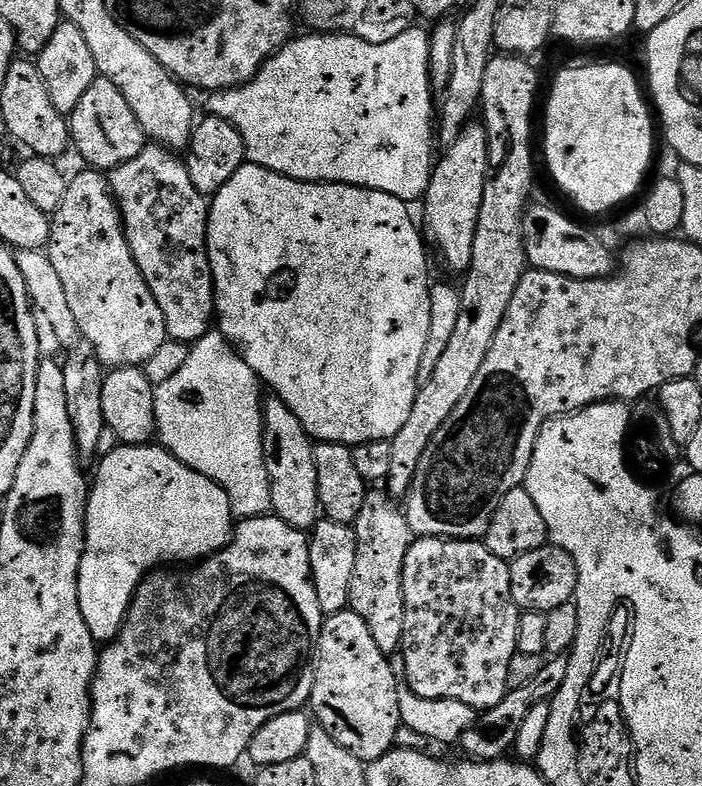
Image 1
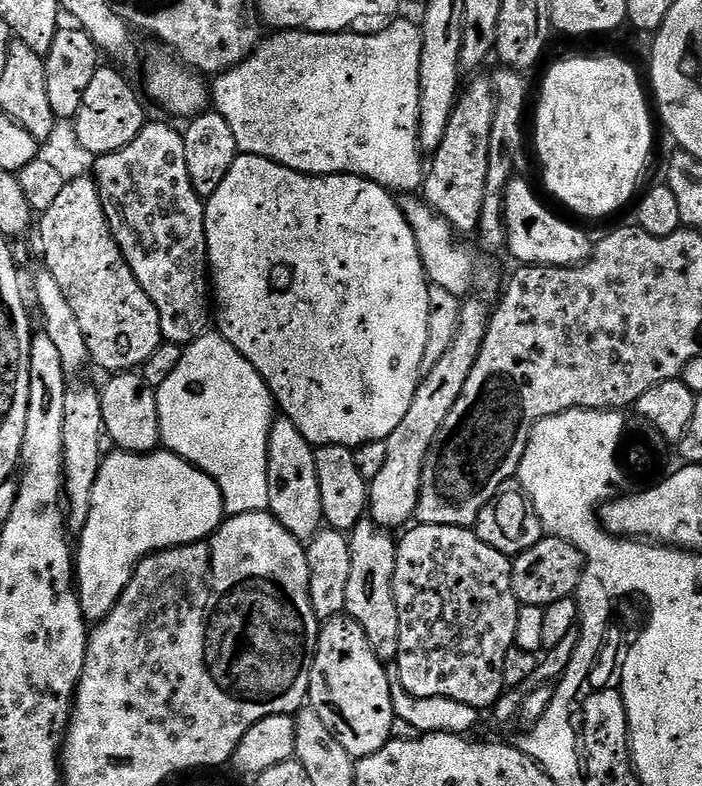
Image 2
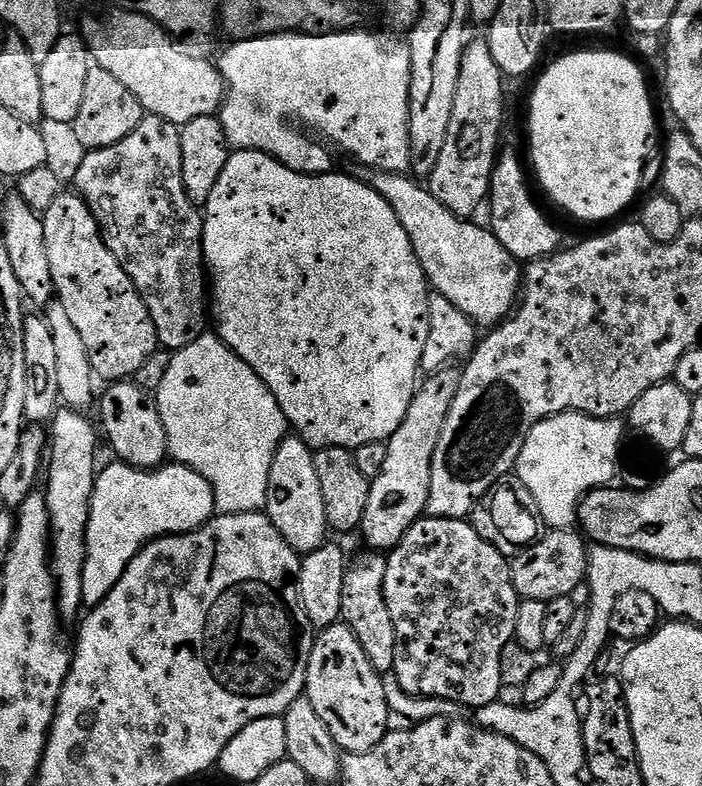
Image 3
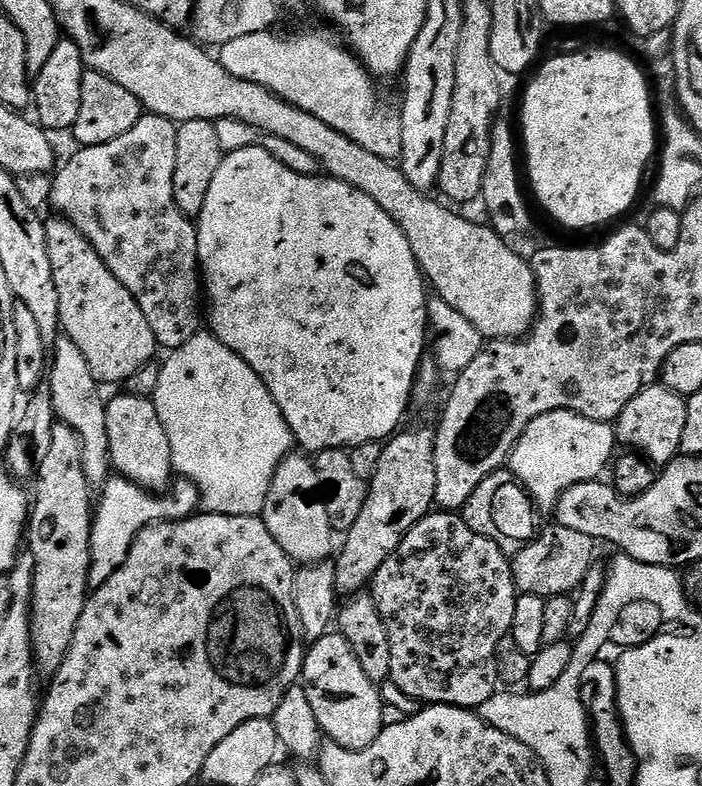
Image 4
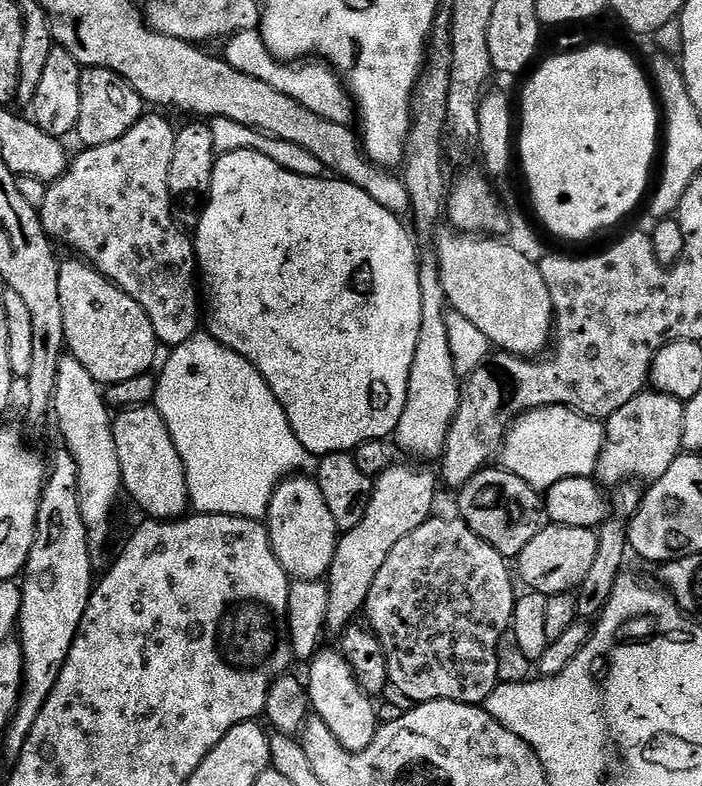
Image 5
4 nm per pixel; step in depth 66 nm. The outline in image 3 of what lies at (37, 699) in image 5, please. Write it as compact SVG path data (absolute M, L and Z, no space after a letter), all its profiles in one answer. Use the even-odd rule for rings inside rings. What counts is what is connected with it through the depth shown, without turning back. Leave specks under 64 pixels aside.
M61 406L56 409L50 421L50 449L46 454L46 499L50 563L52 576L56 579L56 610L61 621L75 621L81 615L80 608L85 607L82 598L82 570L86 566L86 530L92 509L92 491L98 475L98 428L95 423L92 425L88 418L85 413L74 408Z

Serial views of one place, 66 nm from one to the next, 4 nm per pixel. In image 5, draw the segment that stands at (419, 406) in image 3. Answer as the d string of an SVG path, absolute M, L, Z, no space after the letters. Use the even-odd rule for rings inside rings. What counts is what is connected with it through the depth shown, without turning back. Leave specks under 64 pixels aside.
M399 462L393 463L390 467L383 472L380 476L375 477L372 485L372 497L370 502L366 506L366 514L362 514L362 522L358 522L358 526L354 526L354 530L343 533L336 541L336 549L334 550L334 562L330 562L330 570L326 577L326 583L328 586L328 593L330 599L328 599L328 605L326 605L326 624L325 629L329 633L339 634L347 630L348 625L353 623L363 613L364 603L366 598L370 598L370 586L374 586L374 577L378 575L378 570L382 570L383 564L386 562L386 558L390 558L390 550L394 550L394 546L398 546L398 542L402 542L402 538L406 538L406 534L410 534L410 530L418 530L418 526L422 526L430 517L433 515L432 503L436 500L436 480L438 484L438 476L431 472L431 467L428 466L417 466L412 462L404 462L408 464L399 464Z

